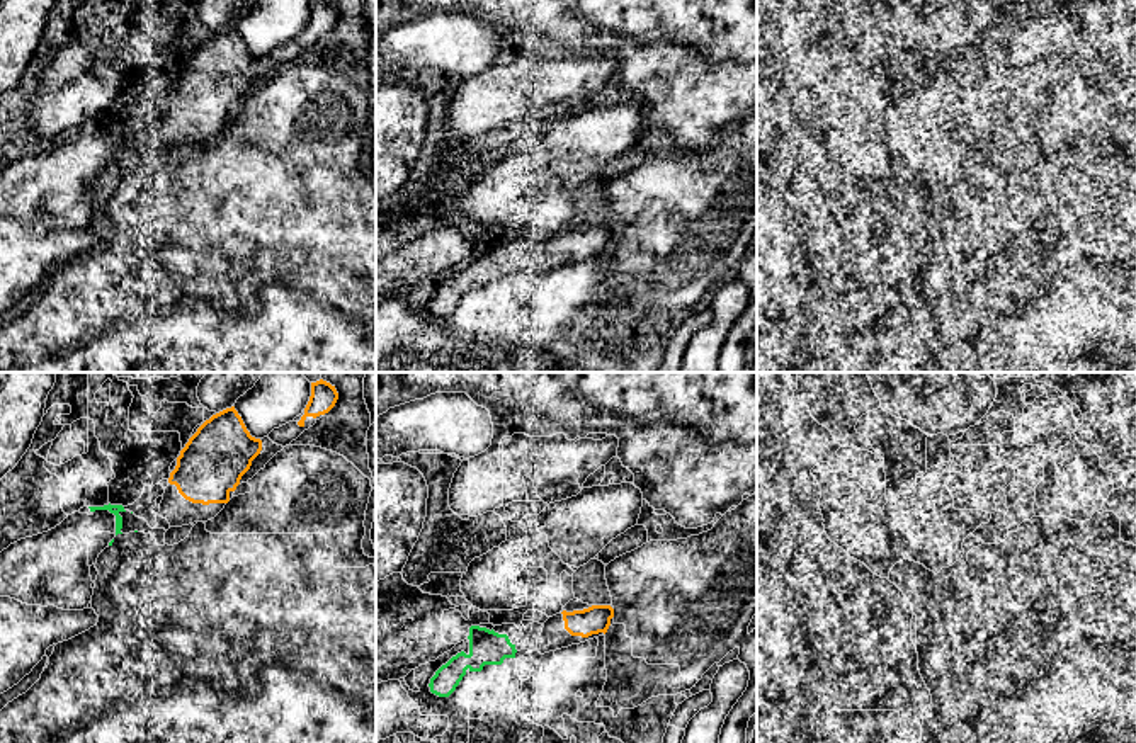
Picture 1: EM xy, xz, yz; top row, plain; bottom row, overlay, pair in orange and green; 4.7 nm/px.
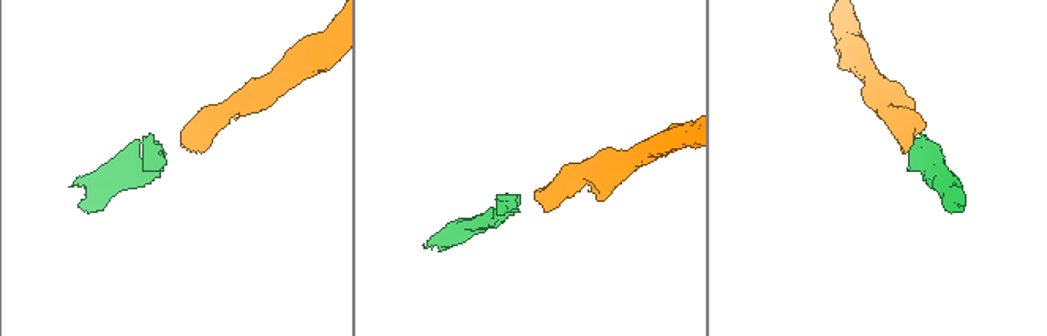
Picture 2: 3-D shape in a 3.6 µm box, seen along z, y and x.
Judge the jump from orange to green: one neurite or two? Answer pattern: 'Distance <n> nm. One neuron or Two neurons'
Distance 220 nm. One neuron

